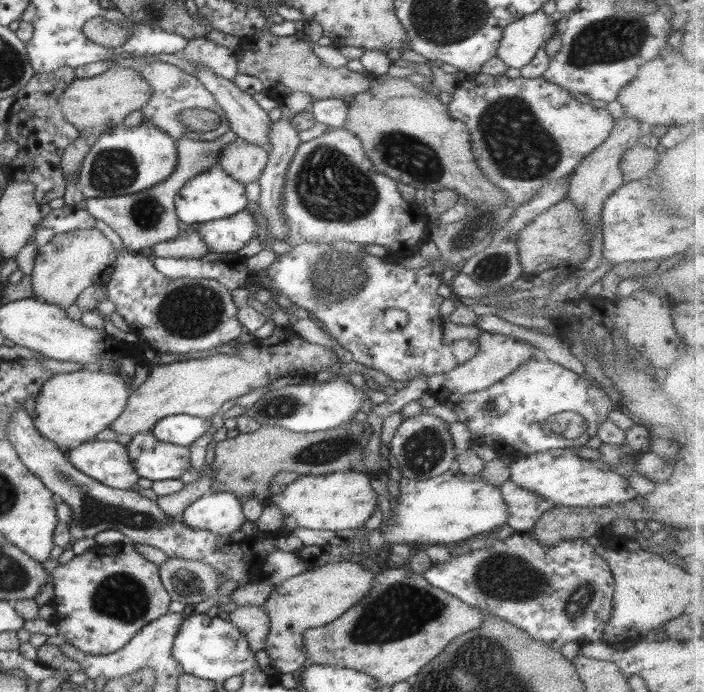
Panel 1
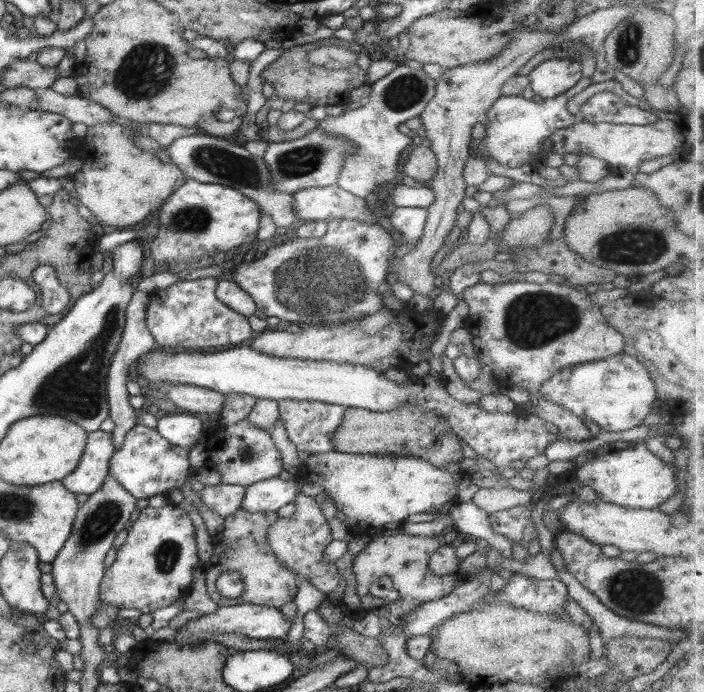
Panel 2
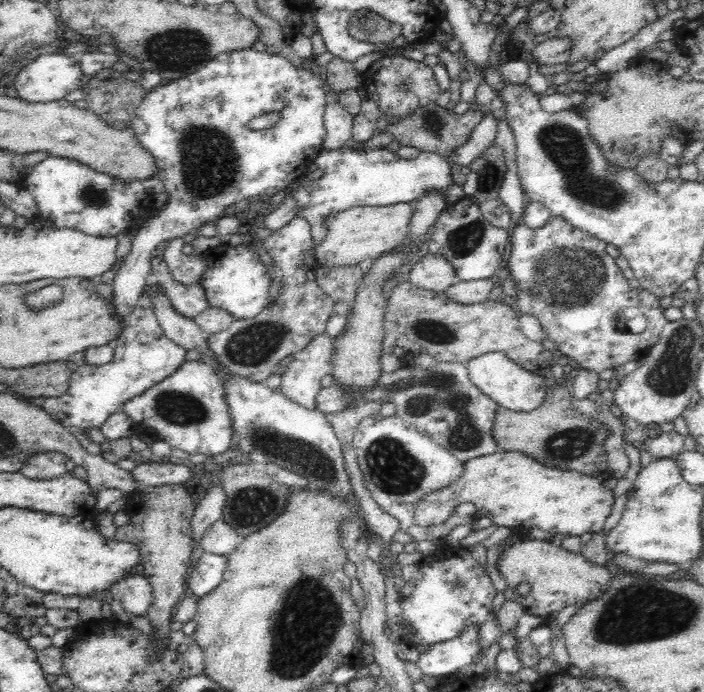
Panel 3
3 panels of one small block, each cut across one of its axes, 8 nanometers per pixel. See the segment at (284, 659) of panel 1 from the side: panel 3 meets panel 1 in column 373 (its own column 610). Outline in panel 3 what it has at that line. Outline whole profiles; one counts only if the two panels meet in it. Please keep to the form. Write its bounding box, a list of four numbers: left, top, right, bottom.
[497,538,613,616]

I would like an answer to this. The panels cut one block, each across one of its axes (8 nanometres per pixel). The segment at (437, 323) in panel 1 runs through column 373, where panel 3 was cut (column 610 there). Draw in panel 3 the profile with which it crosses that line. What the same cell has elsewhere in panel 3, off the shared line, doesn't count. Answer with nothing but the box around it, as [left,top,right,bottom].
[505,217,669,373]

